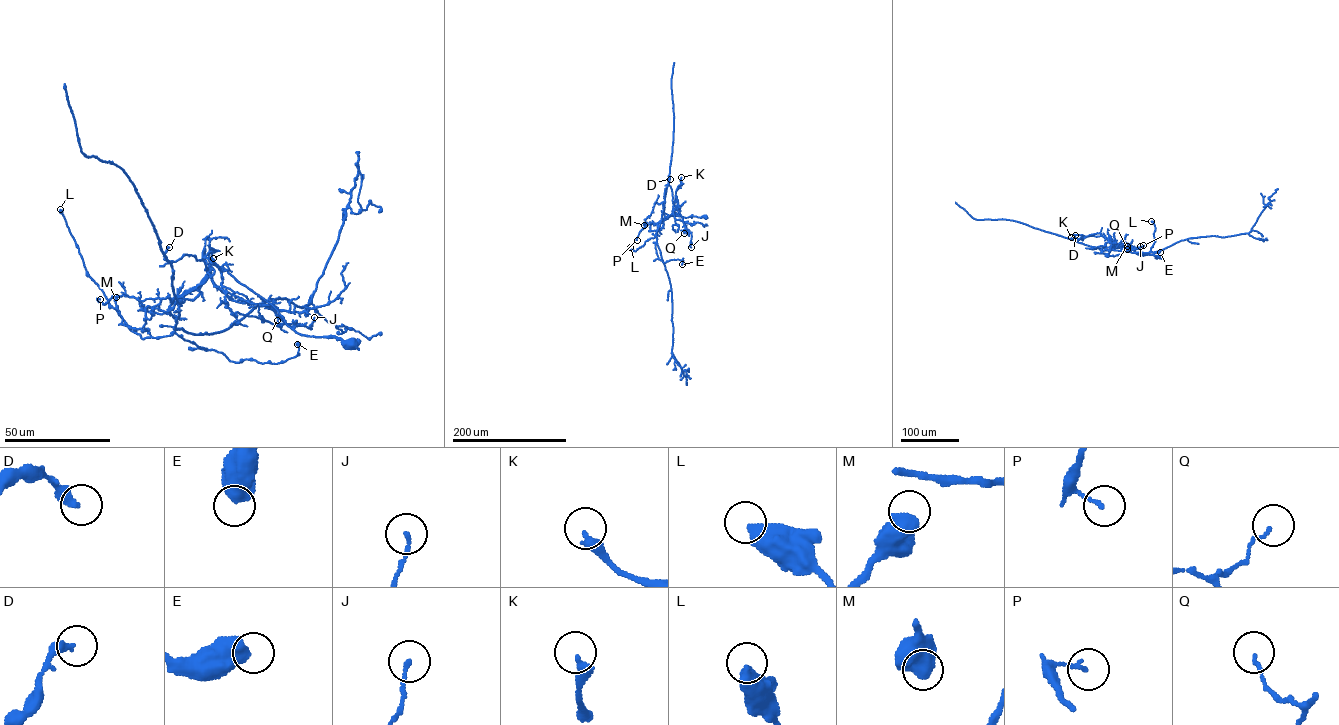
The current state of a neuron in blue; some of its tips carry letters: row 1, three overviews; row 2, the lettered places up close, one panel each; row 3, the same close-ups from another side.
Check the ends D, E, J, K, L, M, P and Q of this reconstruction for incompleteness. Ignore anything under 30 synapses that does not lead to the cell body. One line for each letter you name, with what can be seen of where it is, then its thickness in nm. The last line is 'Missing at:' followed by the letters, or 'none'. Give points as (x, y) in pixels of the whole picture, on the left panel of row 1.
Missing at: none

